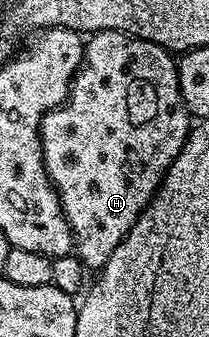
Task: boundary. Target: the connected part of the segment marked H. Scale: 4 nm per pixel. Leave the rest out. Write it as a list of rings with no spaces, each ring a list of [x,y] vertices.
[[[96,31],[86,40],[83,49],[83,64],[76,71],[75,78],[71,80],[67,99],[61,106],[55,107],[43,116],[43,122],[39,125],[39,140],[43,150],[43,168],[47,170],[51,185],[59,195],[59,203],[63,206],[63,215],[71,227],[74,254],[78,255],[88,272],[98,272],[105,266],[113,249],[117,249],[117,245],[121,245],[121,241],[129,233],[129,229],[133,229],[137,217],[141,217],[144,209],[151,204],[151,198],[154,197],[159,186],[163,183],[169,165],[173,165],[173,161],[181,153],[187,140],[187,132],[191,130],[192,126],[192,116],[188,115],[187,106],[183,104],[181,97],[179,68],[176,56],[172,52],[153,41],[139,39],[136,35],[127,35],[124,31]]]

